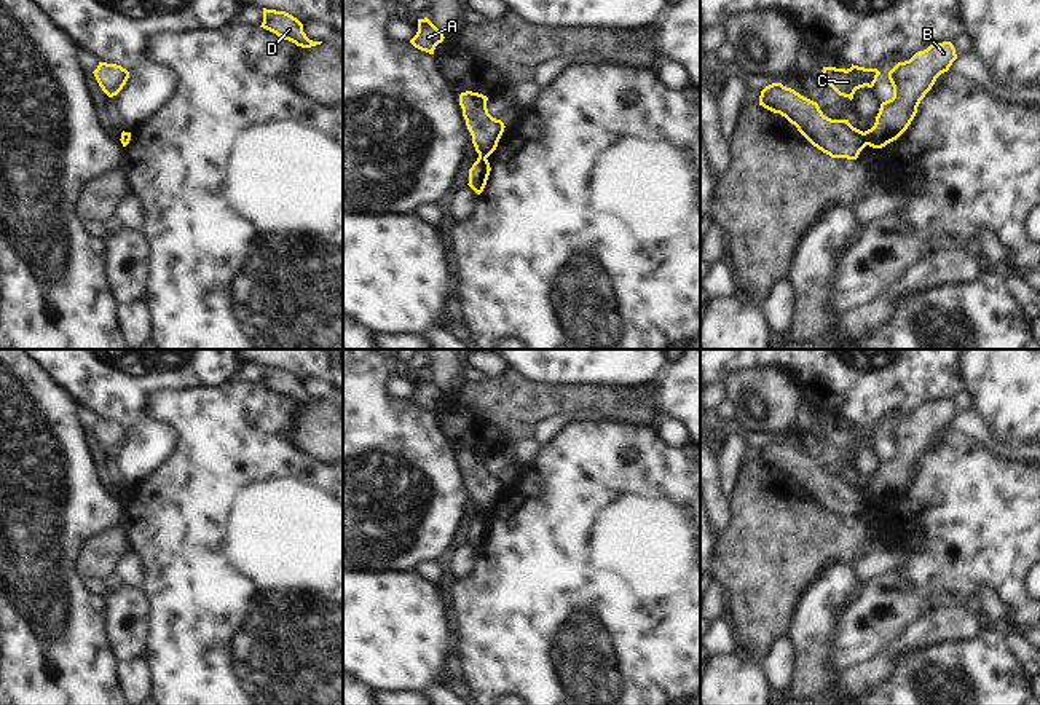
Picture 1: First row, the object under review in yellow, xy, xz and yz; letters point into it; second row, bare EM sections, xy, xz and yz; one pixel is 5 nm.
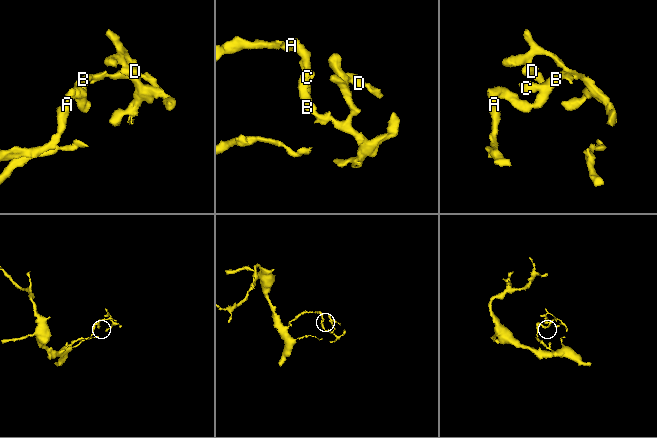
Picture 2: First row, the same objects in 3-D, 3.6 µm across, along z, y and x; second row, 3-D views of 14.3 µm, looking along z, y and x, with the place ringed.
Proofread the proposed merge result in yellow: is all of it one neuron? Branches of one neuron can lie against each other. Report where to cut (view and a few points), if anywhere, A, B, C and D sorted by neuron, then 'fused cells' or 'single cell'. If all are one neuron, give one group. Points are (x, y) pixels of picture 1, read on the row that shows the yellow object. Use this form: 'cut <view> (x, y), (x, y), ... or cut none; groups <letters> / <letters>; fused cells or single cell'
cut yz (863, 133), (868, 144); groups A / B C D; fused cells

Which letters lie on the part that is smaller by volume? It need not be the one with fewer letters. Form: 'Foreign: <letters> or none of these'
Foreign: B, C, D.

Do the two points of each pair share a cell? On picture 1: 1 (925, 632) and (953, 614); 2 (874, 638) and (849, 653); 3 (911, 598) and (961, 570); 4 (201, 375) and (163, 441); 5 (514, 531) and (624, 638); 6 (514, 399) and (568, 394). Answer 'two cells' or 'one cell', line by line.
1: one cell
2: one cell
3: two cells
4: one cell
5: one cell
6: one cell

